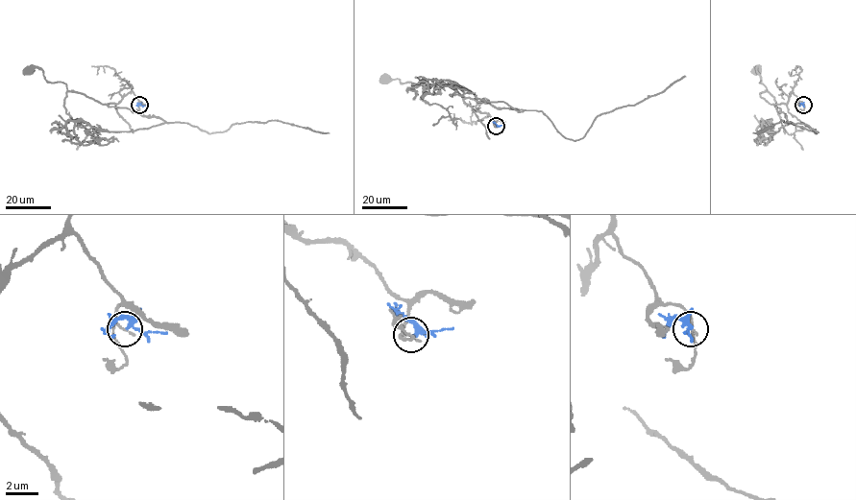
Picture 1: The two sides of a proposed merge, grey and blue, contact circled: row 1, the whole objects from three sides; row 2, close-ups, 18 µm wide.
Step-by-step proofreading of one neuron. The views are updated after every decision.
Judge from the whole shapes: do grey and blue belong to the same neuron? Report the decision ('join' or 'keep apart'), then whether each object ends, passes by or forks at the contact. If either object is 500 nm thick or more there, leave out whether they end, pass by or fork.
keep apart; grey passes by; blue forks there

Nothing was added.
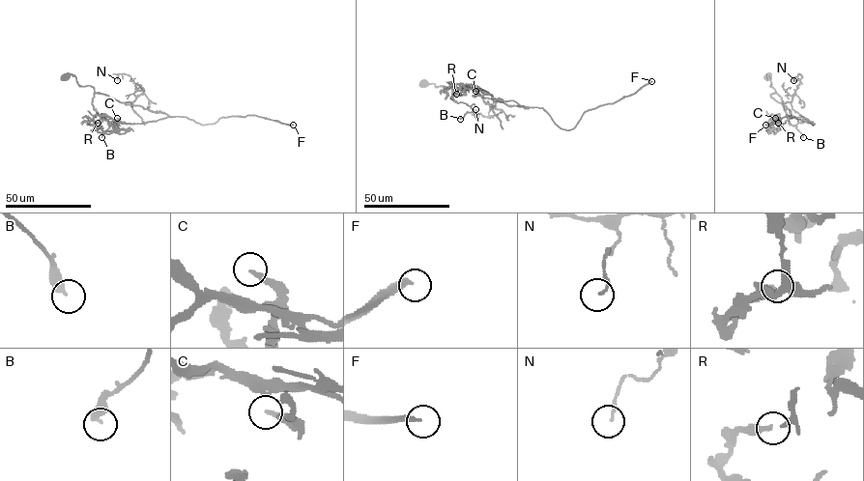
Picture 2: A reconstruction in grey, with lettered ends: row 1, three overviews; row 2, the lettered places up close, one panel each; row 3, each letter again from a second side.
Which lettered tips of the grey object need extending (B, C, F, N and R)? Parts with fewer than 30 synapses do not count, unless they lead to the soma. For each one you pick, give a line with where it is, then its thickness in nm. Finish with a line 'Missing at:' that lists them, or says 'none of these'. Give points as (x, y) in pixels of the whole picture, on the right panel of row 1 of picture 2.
F: at (765, 125); 240 nm thick
Missing at: F

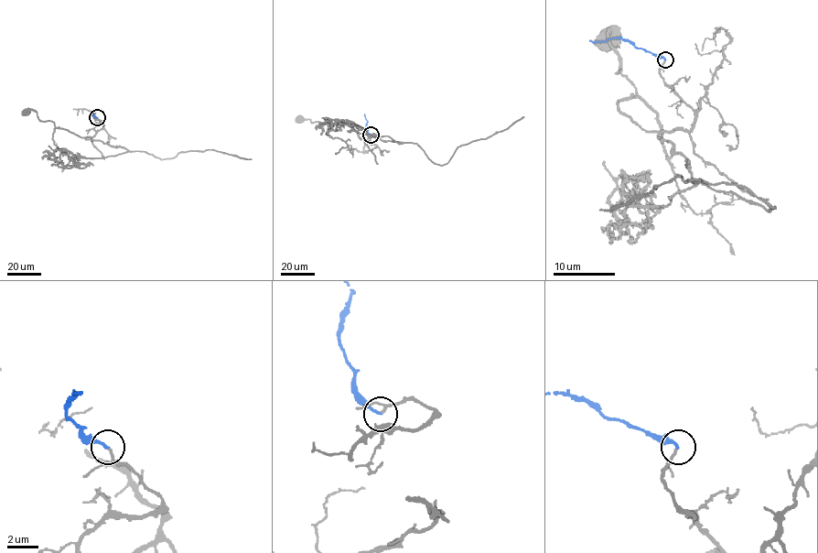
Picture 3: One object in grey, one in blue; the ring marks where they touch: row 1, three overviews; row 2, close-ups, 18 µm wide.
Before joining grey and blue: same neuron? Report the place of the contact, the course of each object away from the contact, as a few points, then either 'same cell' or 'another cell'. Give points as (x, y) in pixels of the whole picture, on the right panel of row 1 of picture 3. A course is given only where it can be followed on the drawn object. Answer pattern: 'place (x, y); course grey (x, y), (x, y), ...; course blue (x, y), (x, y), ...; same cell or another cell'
place (665, 59); course grey (664, 59), (664, 81), (692, 109), (689, 130), (647, 132), (619, 111), (635, 87), (606, 39); course blue (666, 59), (621, 38), (606, 41), (589, 39); same cell

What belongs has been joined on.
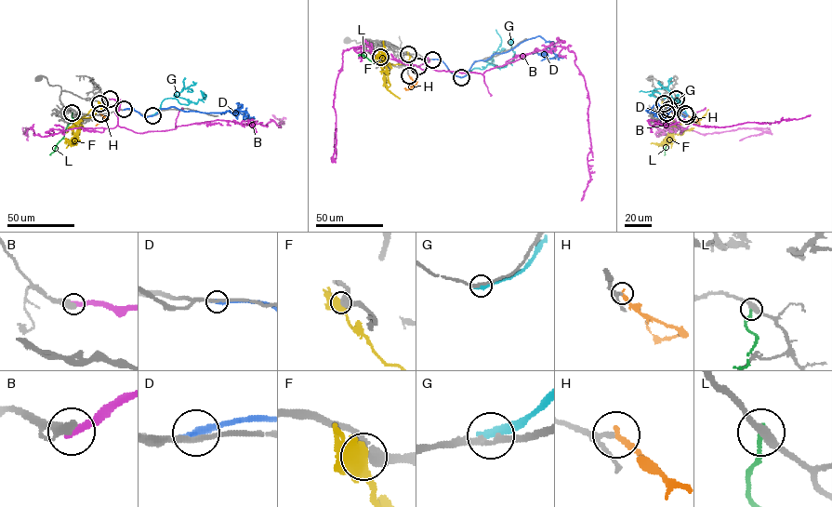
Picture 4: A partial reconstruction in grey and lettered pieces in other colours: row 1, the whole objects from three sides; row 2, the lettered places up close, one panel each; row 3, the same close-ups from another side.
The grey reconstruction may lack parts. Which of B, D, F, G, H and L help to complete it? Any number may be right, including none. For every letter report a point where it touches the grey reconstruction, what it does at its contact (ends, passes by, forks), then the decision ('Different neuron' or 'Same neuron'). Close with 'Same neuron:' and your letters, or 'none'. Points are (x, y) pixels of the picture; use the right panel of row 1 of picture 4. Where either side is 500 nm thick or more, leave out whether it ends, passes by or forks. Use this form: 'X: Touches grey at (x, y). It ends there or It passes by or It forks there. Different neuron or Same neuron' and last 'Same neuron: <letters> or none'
B: Touches grey at (676, 99). Different neuron
D: Touches grey at (669, 109). It ends there. Different neuron
F: Touches grey at (664, 103). Different neuron
G: Touches grey at (687, 115). It ends there. Different neuron
H: Touches grey at (685, 113). It ends there. Same neuron
L: Touches grey at (666, 113). It ends there. Different neuron
Same neuron: H

